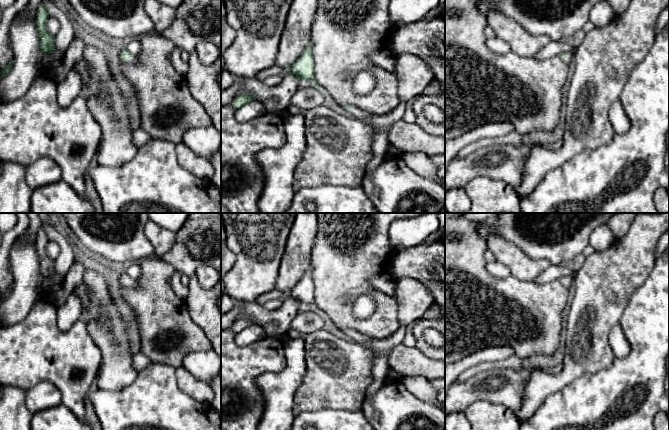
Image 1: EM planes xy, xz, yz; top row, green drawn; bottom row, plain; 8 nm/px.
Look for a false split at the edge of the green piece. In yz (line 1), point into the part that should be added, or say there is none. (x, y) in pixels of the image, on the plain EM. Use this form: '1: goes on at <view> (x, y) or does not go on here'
1: goes on at yz (569, 282)

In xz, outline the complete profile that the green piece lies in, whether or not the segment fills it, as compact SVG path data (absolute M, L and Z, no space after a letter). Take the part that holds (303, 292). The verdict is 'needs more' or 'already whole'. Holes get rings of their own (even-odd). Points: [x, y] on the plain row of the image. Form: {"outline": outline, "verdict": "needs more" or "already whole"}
{"outline": "M310 265L302 281L286 294L286 296L296 299L300 304L312 305L314 307L312 310L320 312L315 303L314 290L315 287L311 277Z", "verdict": "already whole"}

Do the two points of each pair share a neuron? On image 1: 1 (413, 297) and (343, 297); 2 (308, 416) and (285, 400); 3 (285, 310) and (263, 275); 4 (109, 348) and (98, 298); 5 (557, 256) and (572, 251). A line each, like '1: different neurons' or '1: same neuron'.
1: same neuron
2: different neurons
3: different neurons
4: same neuron
5: same neuron

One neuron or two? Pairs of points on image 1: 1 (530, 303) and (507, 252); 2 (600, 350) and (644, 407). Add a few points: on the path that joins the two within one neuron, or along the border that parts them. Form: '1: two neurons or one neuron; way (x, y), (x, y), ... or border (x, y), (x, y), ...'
1: one neuron; way (522, 290), (522, 267), (520, 265)
2: two neurons; border (615, 357), (608, 367), (590, 373)

